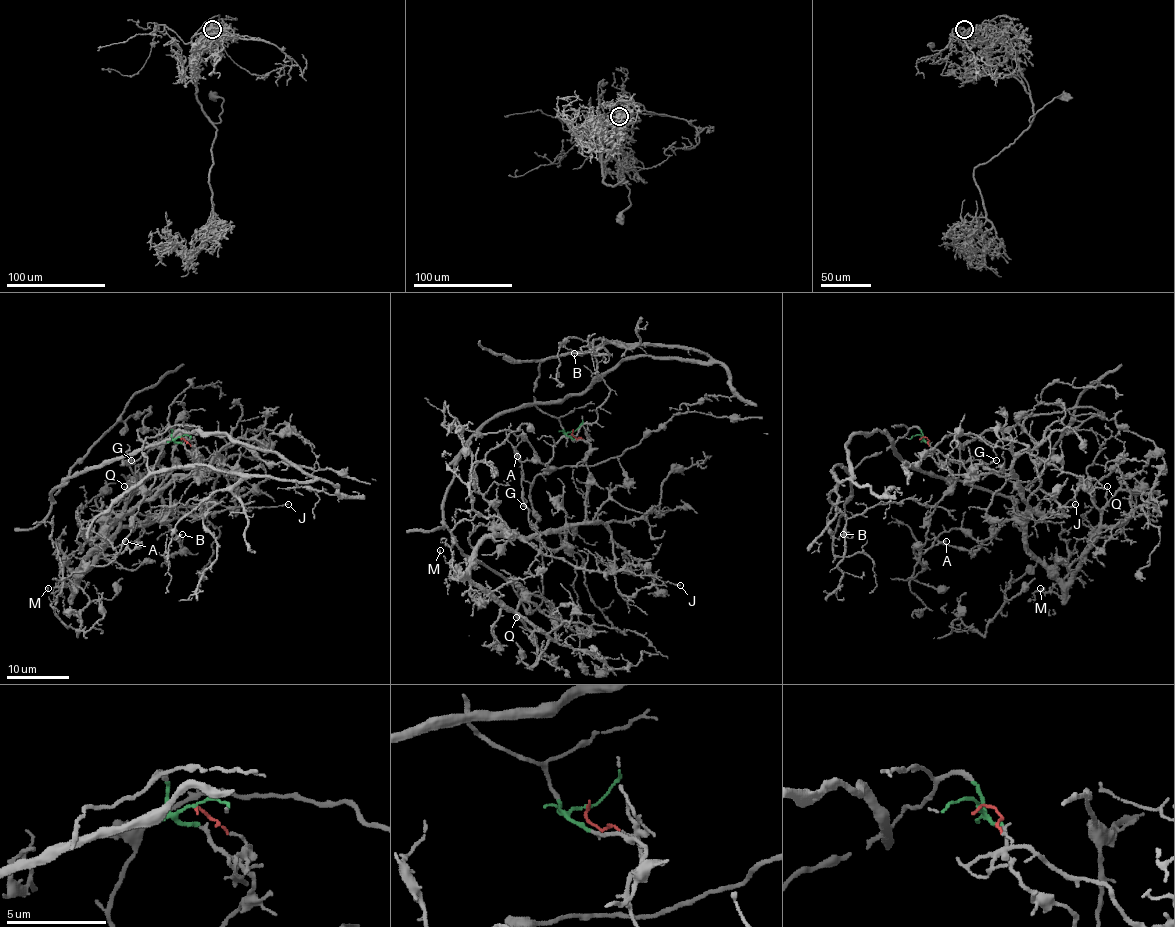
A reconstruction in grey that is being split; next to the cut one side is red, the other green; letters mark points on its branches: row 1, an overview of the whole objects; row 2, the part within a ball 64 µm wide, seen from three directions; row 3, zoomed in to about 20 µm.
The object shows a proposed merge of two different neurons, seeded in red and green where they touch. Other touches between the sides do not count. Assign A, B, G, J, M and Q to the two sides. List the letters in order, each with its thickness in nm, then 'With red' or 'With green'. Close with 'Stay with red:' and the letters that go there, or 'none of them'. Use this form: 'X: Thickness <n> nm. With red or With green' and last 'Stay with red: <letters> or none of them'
A: Thickness 130 nm. With red
B: Thickness 150 nm. With green
G: Thickness 130 nm. With red
J: Thickness 120 nm. With red
M: Thickness 170 nm. With red
Q: Thickness 150 nm. With red
Stay with red: A, G, J, M, Q

